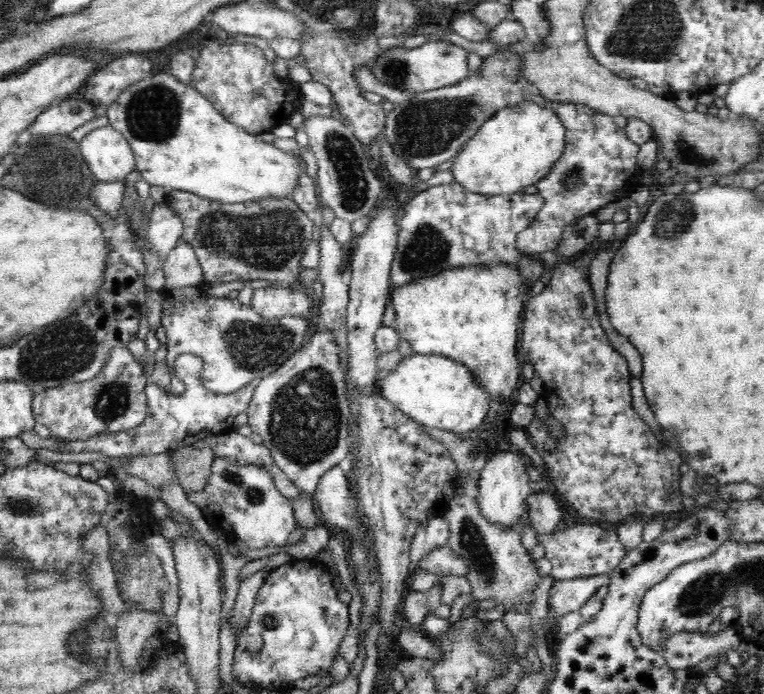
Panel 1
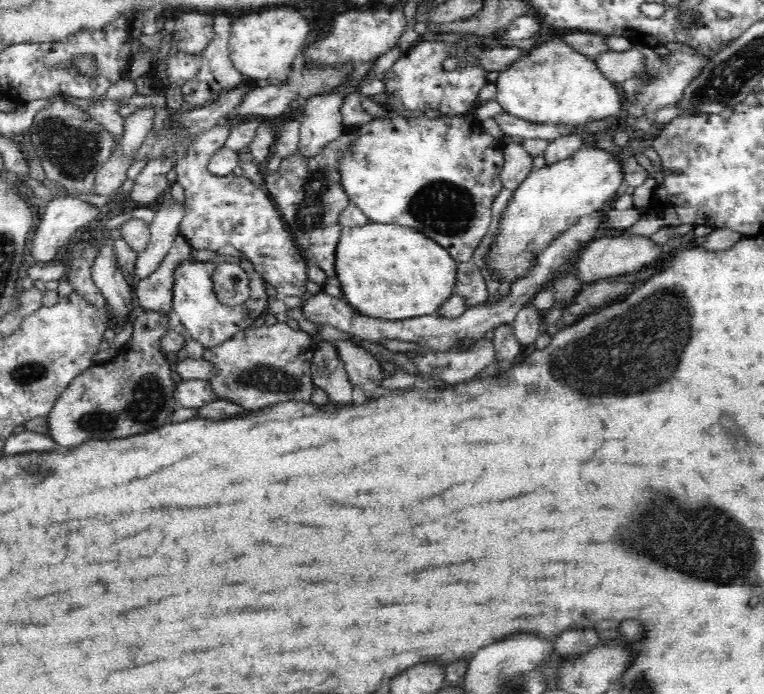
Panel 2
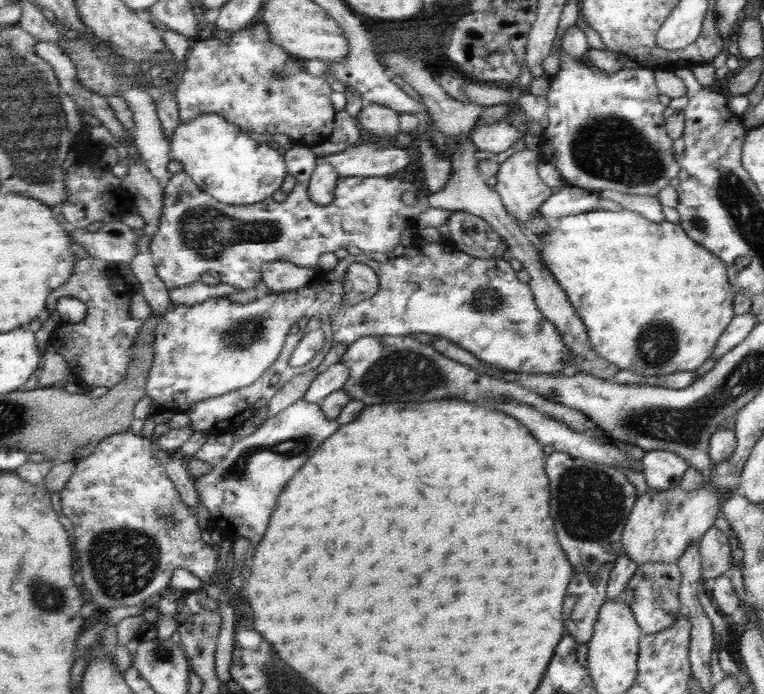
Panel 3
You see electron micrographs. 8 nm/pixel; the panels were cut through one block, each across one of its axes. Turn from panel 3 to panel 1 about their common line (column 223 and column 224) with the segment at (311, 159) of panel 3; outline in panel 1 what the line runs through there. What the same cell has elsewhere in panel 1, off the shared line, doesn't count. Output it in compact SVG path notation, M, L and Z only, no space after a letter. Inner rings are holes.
M168 190L168 206L184 220L182 238L196 250L198 260L204 270L204 282L210 284L228 284L228 282L254 282L268 280L278 282L280 288L290 288L298 284L302 272L302 258L306 248L314 244L312 220L290 196L272 196L262 202L244 202L244 204L220 204L218 200L208 200L184 190Z

